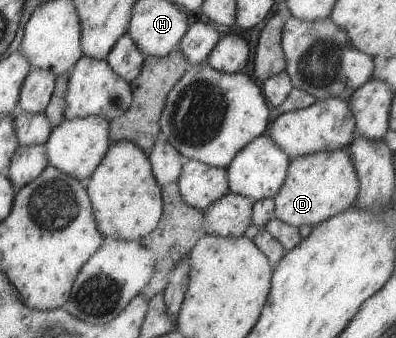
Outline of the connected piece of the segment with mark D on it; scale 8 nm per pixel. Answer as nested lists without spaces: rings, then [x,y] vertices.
[[[346,150],[324,151],[289,160],[286,179],[273,197],[274,216],[292,227],[312,227],[348,210],[359,190],[356,172]]]

